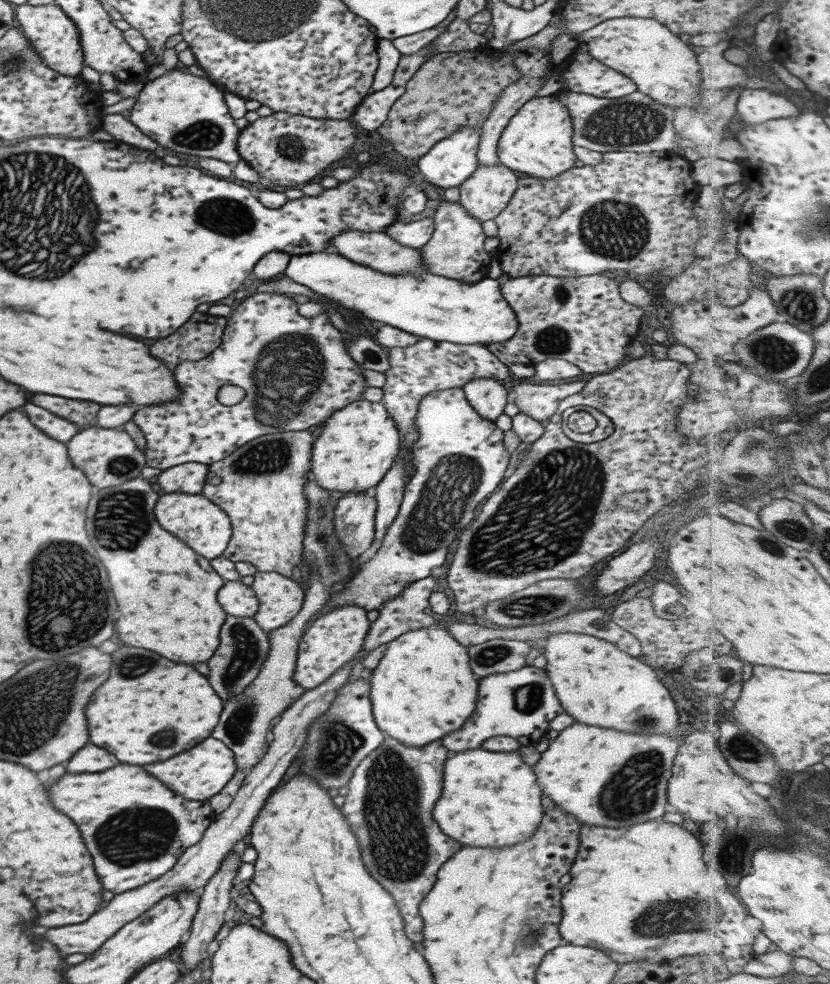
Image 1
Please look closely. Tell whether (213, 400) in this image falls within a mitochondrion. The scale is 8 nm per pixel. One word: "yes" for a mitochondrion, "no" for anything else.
no

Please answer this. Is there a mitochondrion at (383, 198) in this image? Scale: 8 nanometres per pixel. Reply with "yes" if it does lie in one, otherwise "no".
no

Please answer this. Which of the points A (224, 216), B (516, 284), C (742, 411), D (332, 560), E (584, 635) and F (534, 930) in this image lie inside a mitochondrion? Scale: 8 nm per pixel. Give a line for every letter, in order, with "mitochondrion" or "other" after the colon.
A: mitochondrion
B: other
C: other
D: mitochondrion
E: other
F: mitochondrion

